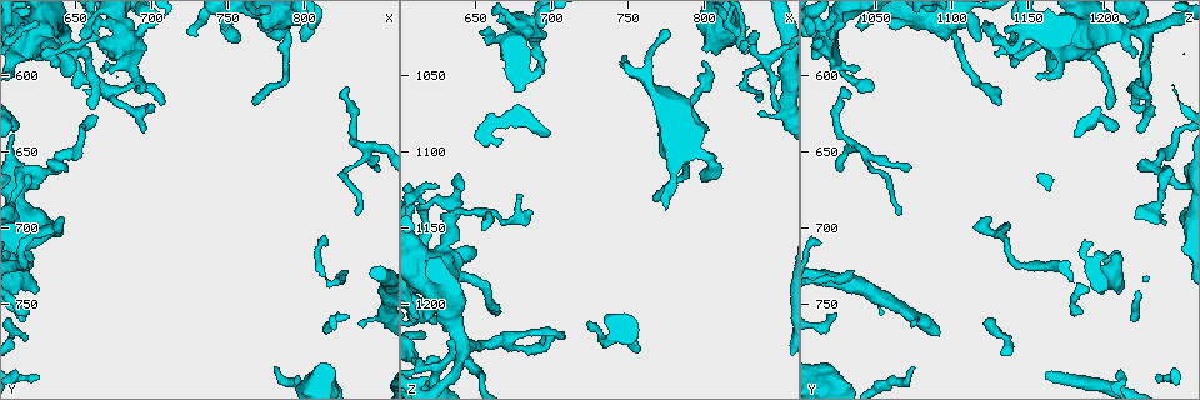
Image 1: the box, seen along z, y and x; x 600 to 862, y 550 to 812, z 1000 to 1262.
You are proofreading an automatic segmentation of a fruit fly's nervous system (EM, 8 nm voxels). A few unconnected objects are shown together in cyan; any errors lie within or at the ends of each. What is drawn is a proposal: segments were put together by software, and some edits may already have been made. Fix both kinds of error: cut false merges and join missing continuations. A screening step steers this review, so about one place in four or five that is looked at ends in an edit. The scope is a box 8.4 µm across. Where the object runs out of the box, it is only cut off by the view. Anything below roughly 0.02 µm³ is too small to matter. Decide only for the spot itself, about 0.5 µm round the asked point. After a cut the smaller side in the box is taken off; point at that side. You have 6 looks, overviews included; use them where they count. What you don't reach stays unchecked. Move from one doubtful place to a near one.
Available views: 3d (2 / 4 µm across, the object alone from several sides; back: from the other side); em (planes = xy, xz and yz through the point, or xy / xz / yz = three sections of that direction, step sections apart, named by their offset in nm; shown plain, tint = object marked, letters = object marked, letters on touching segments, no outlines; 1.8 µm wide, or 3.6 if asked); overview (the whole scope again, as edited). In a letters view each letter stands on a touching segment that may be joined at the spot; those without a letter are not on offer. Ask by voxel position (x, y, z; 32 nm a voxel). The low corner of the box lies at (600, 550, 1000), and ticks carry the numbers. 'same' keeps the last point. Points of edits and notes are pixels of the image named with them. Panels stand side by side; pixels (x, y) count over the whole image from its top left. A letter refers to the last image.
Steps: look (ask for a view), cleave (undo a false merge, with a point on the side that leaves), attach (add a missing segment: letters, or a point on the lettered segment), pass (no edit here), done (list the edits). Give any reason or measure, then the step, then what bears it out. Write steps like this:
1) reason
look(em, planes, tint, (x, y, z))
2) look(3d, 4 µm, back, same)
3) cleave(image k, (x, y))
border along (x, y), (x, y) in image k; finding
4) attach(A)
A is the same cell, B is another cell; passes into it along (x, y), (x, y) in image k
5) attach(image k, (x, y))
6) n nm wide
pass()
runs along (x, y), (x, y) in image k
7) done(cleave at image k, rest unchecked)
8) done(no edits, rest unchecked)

branch stops here
look(3d, 4 µm, (840, 764, 1074))

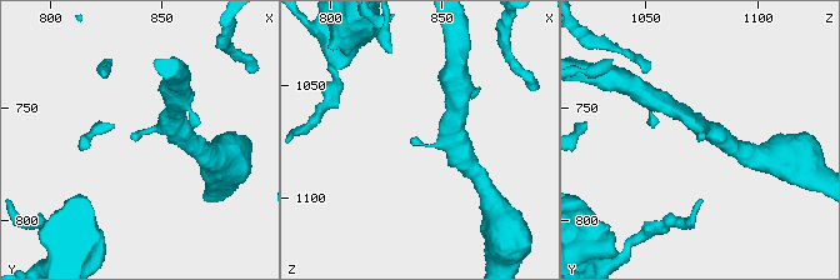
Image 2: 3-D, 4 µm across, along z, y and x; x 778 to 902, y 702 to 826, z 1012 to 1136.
need the tissue
look(em, xz, step 8, tint, (838, 763, 1072))

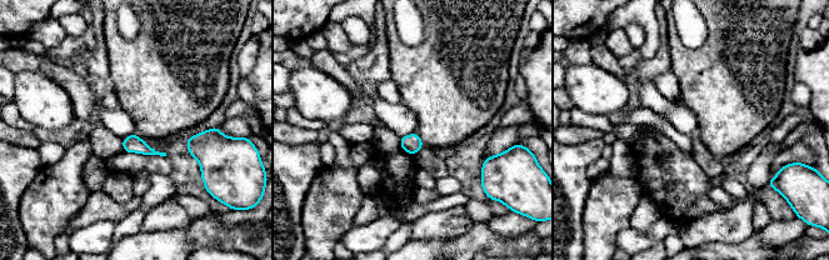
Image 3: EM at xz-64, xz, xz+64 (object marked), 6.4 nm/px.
look(em, planes, letters, same)

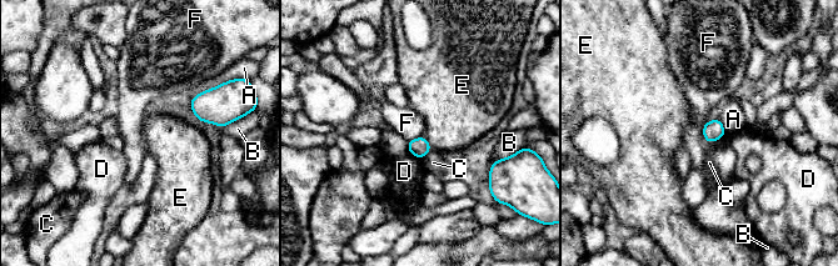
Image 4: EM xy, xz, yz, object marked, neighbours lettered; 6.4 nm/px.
pass()
A, B, C, D, E and F are other cells; border along (707, 121), (703, 126), (704, 141) in image 4; no lettered segment goes on from it

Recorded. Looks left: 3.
branch stops here
look(em, planes, tint, (828, 608, 1028))

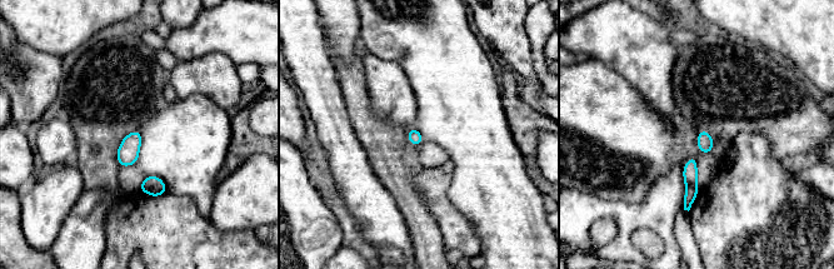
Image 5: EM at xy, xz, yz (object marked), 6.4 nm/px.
look(em, planes, letters, same)

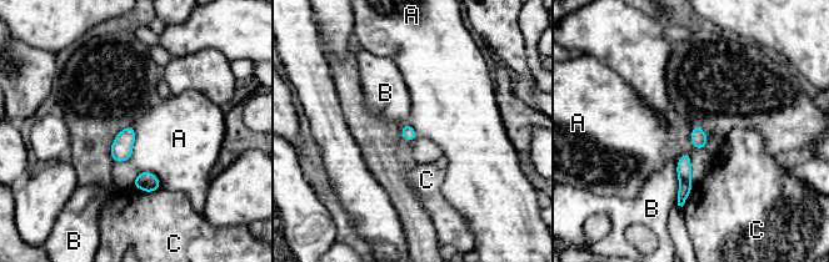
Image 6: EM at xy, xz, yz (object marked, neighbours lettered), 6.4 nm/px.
pass()
A, B and C are other cells; border along (133, 126), (131, 155), (114, 162) in image 6; none of them fits

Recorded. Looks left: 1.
done(no edits, rest unchecked)

